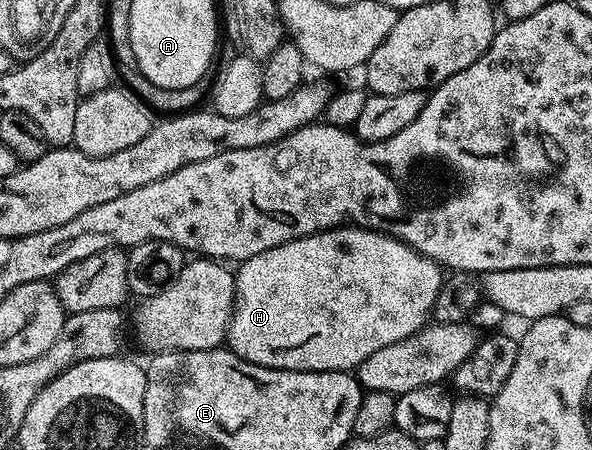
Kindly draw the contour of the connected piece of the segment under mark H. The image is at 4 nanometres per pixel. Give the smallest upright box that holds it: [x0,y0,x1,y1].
[227,226,446,372]

